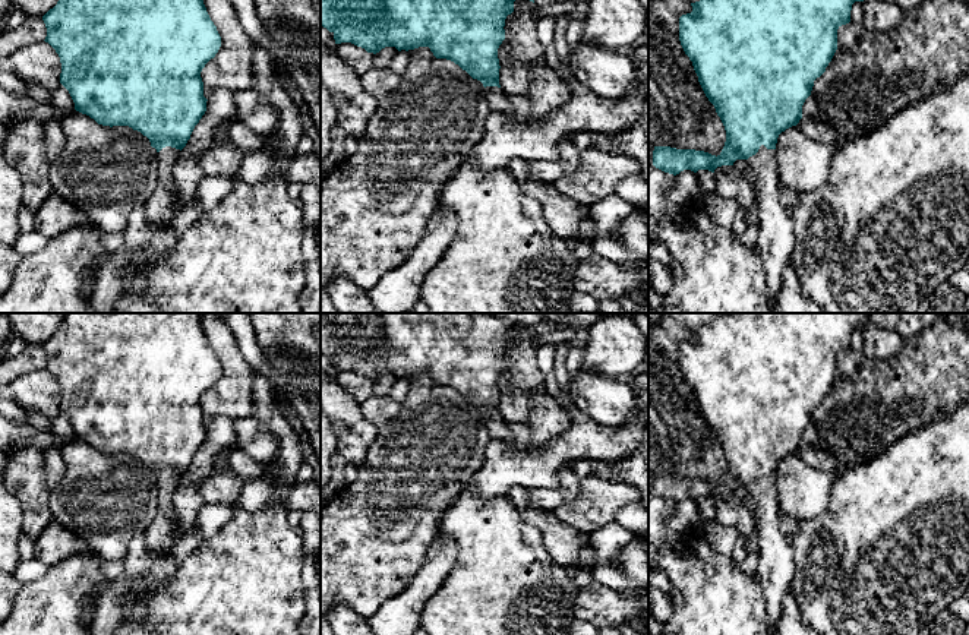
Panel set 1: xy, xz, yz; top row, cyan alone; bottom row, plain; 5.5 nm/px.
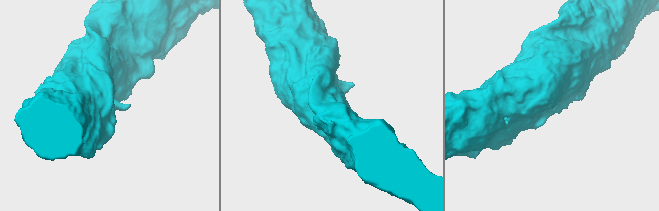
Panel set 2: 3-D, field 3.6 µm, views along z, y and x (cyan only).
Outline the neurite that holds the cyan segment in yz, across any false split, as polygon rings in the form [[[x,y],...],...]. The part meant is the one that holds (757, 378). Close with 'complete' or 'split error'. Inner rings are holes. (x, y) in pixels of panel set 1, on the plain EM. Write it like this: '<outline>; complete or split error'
[[[727,313],[710,325],[691,331],[692,339],[679,345],[681,373],[692,389],[706,424],[714,433],[725,454],[726,470],[717,484],[695,477],[654,474],[653,493],[676,503],[684,497],[714,500],[717,495],[733,493],[736,487],[748,490],[745,503],[754,518],[752,530],[758,537],[760,553],[755,575],[763,587],[770,626],[777,626],[783,612],[783,600],[795,576],[795,550],[787,541],[787,536],[780,530],[777,465],[802,446],[802,433],[811,423],[814,408],[826,399],[837,377],[837,357],[850,350],[852,332],[864,329],[867,325],[868,313]]]; split error

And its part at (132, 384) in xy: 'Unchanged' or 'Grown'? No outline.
Grown

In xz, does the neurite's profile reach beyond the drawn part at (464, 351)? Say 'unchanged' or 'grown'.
grown

